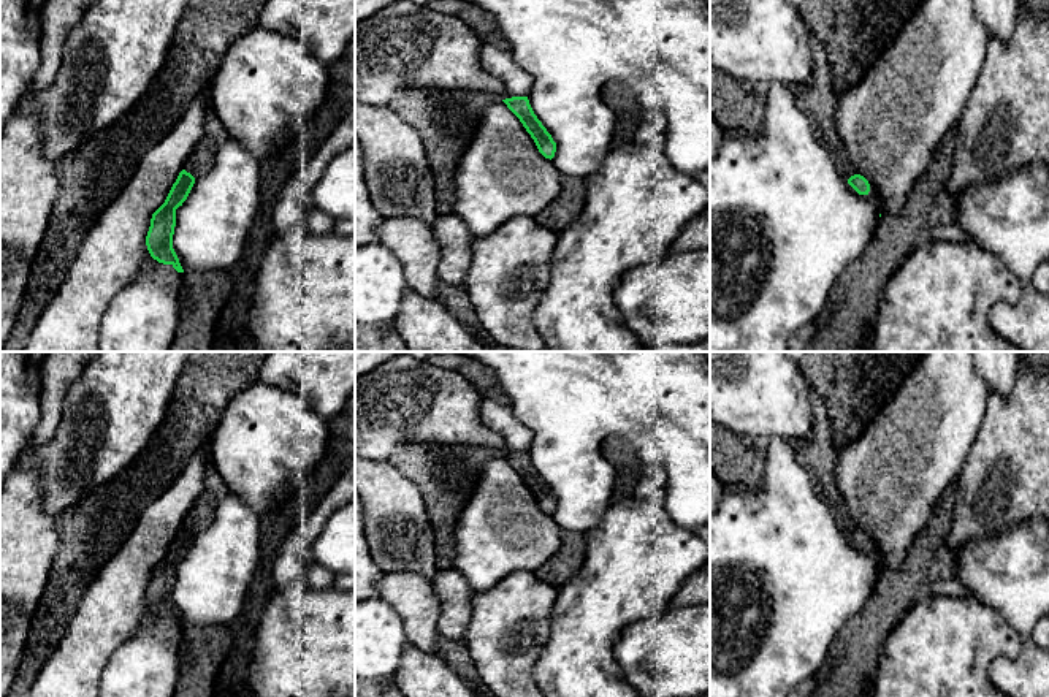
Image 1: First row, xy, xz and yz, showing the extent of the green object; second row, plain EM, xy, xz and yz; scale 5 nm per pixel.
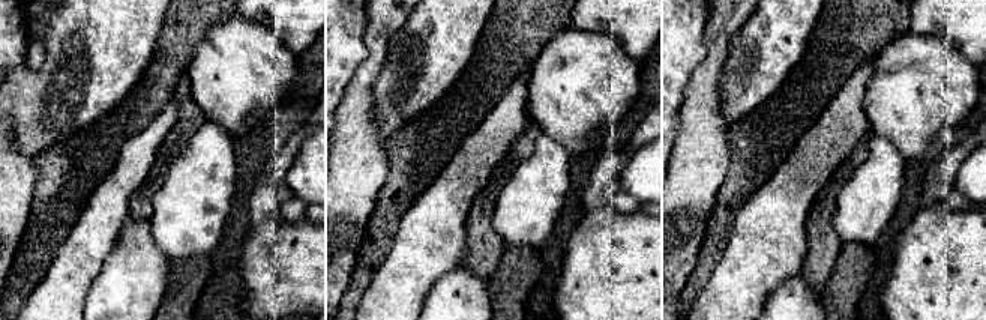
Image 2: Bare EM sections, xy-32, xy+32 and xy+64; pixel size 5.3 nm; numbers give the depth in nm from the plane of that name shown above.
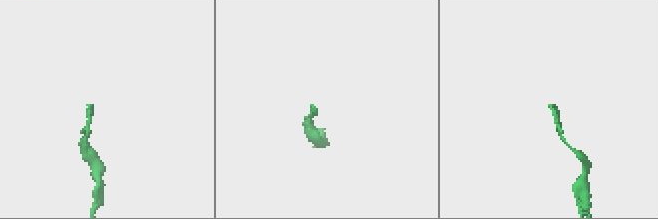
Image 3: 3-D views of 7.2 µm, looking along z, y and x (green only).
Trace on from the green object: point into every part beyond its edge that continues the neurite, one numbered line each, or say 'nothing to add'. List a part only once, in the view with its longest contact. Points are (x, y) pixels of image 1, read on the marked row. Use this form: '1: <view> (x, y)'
1: xy (202, 159)

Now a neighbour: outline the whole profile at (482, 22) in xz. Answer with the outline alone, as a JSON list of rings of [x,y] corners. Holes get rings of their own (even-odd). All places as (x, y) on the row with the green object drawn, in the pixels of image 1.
[[[428,0],[426,6],[433,11],[447,13],[461,19],[480,36],[483,43],[502,49],[507,48],[507,41],[498,25],[498,21],[483,8],[463,0]]]

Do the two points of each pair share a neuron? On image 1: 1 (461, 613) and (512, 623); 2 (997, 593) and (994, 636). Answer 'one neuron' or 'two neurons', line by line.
1: two neurons
2: two neurons

